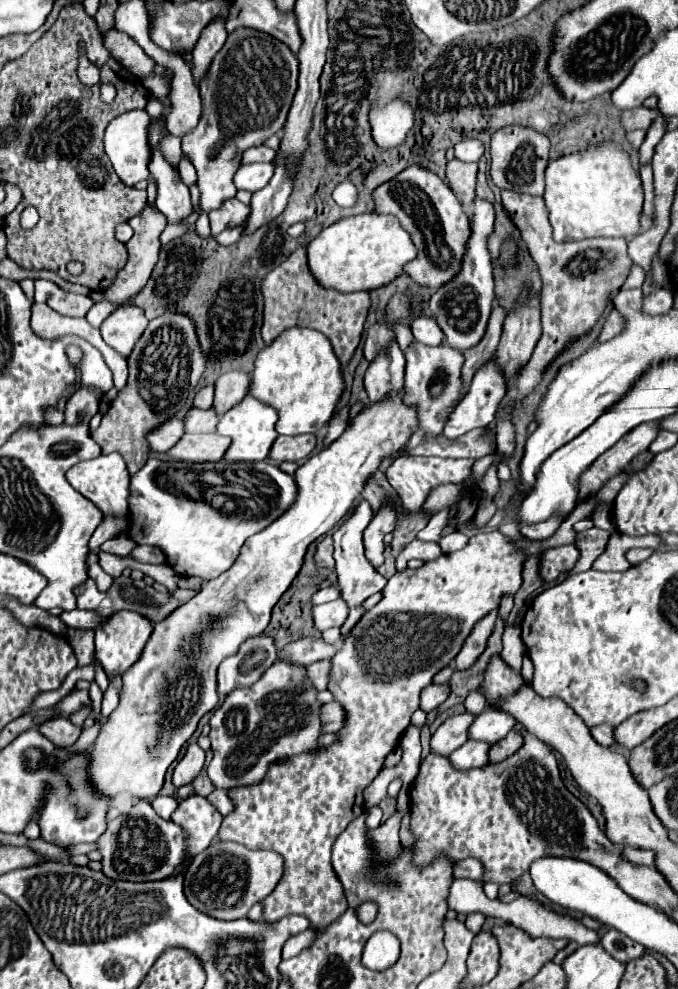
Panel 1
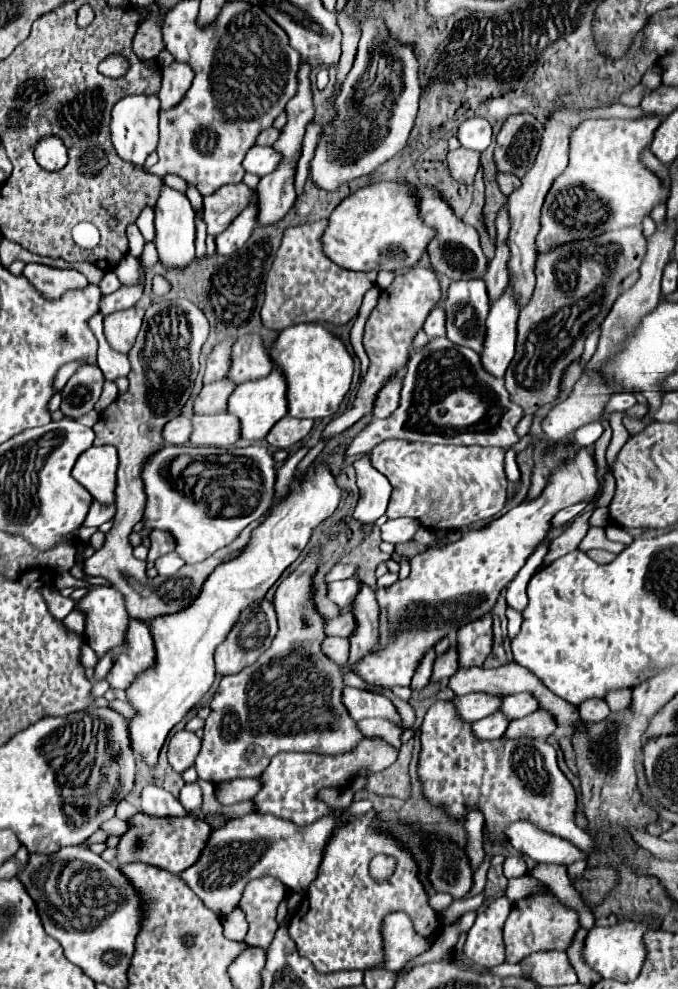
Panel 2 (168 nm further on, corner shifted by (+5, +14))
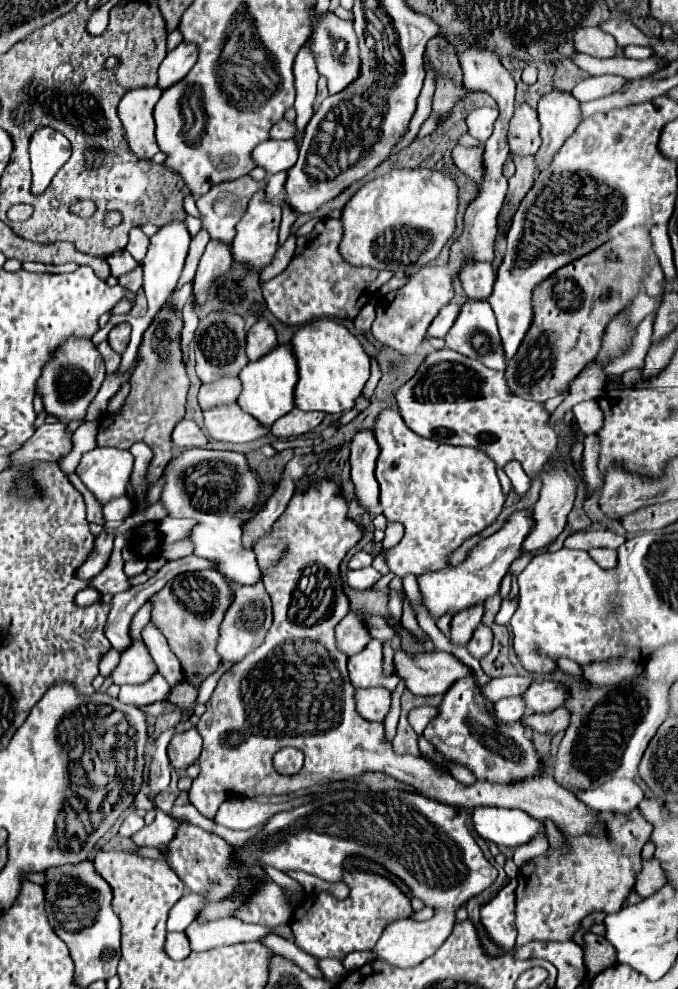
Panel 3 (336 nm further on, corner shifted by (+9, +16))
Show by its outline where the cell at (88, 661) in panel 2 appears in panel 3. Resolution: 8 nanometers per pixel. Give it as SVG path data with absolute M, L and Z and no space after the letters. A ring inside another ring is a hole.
M111 648L109 652L103 655L99 663L99 673L103 677L108 677L111 672L116 668L120 660L120 653L114 648Z

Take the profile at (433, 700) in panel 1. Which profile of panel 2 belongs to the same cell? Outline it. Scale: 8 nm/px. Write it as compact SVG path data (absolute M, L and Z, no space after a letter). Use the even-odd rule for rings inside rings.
M451 646L443 656L439 656L435 660L431 682L445 682L445 680L449 680L457 672L457 668L459 668L459 664L457 664L457 650L455 650L455 646Z

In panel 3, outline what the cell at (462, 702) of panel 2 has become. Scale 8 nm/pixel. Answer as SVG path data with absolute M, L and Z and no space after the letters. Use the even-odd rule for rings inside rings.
M505 676L505 678L493 678L487 686L481 688L483 696L487 696L487 700L497 702L501 698L507 696L517 696L523 694L529 686L531 686L533 678L531 676Z

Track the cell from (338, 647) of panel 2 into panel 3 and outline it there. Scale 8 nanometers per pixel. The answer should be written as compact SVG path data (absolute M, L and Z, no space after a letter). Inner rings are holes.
M349 612L349 614L337 624L335 636L337 636L339 648L341 648L347 656L353 656L353 654L361 652L361 650L373 640L373 636L371 636L369 630L367 630L365 616L363 616L361 612Z

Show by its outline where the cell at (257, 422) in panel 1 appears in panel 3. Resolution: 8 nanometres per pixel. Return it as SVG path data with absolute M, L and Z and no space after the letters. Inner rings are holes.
M279 344L277 348L267 352L263 358L249 362L243 368L243 372L239 374L239 378L243 382L243 392L237 400L237 404L245 412L255 416L261 424L271 426L277 418L285 416L295 406L293 392L295 392L295 384L299 380L299 374L297 374L297 358L291 350L291 344Z

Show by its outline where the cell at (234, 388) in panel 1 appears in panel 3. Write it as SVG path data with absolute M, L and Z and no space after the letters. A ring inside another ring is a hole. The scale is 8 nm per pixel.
M259 320L251 326L247 334L247 356L249 360L257 360L267 354L267 350L273 350L277 346L277 336L273 326L267 320Z

